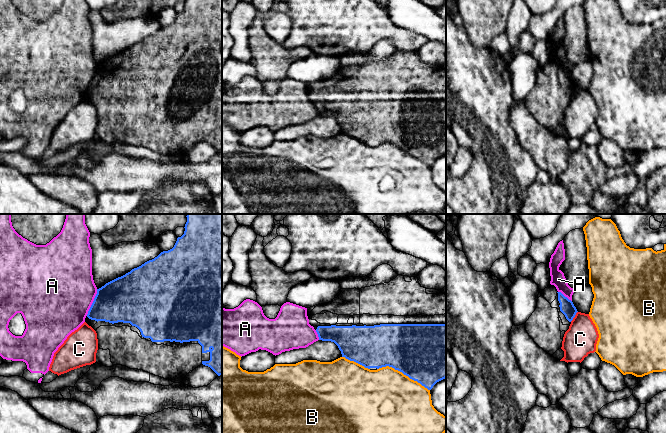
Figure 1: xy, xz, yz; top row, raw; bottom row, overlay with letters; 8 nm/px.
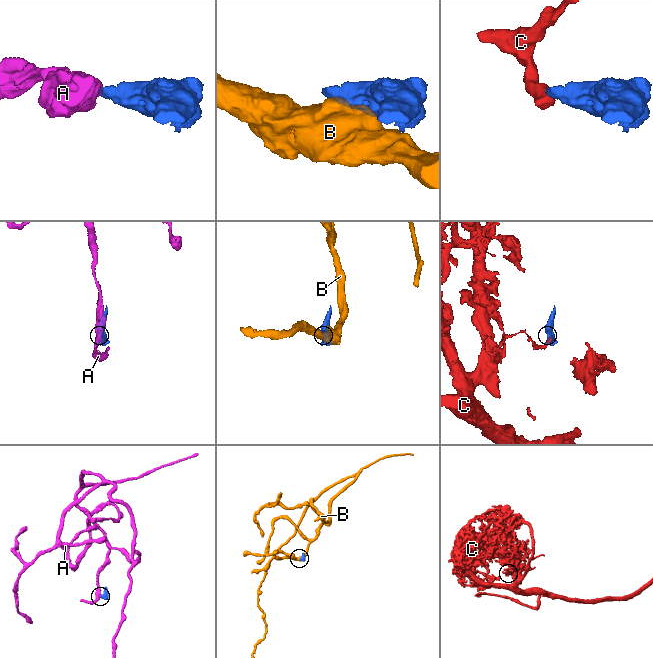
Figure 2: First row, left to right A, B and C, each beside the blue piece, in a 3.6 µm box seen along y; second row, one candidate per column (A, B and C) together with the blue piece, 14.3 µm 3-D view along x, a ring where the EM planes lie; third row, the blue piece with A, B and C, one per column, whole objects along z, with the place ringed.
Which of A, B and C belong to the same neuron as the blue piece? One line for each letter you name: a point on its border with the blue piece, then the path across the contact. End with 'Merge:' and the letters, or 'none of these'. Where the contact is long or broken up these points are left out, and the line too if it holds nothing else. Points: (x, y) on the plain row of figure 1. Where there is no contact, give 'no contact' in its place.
Merge: none of these

